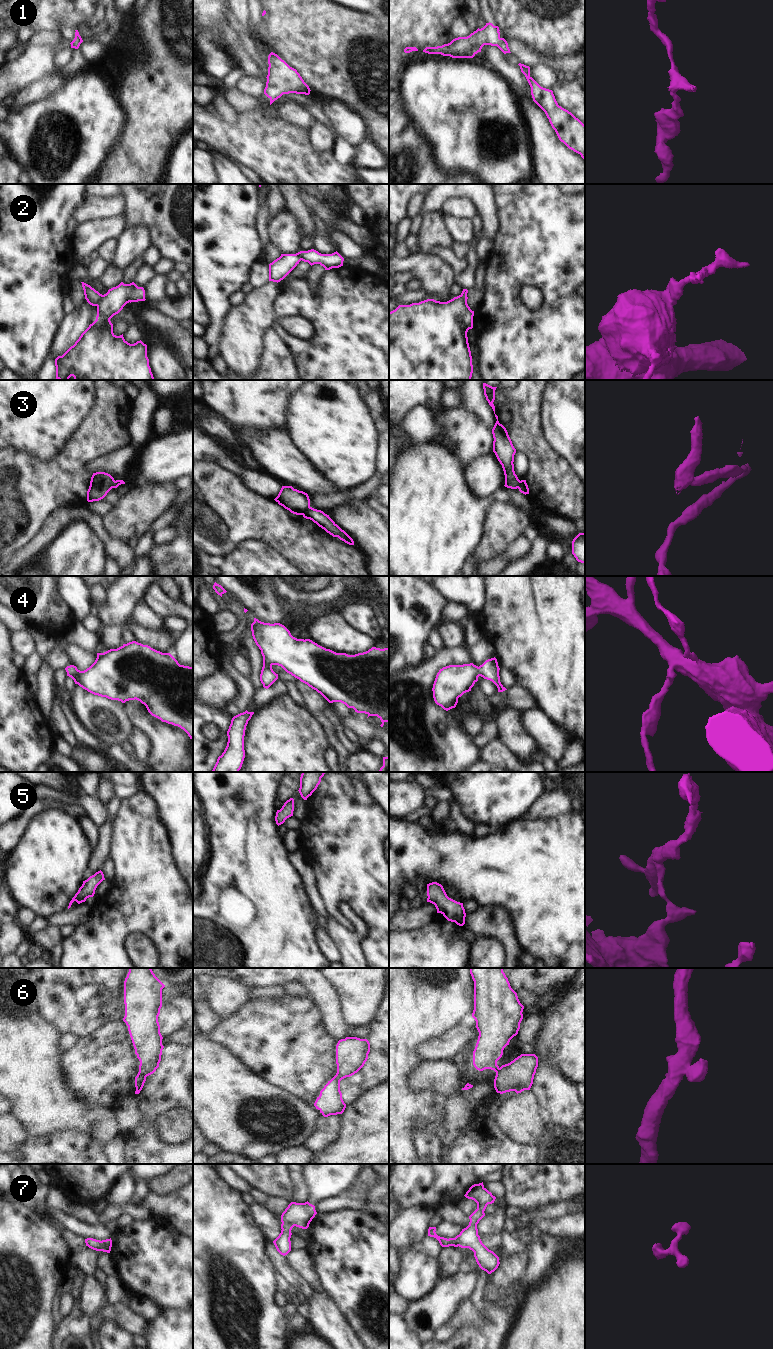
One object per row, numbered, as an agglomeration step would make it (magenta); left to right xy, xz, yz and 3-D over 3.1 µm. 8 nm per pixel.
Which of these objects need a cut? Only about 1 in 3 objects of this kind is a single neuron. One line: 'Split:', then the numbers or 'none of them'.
Split: 2, 3, 6

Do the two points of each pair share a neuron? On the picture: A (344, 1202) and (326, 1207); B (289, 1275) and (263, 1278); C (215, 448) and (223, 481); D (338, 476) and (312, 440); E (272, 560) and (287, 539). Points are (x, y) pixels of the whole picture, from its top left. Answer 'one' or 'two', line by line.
A: one
B: two
C: two
D: one
E: two

